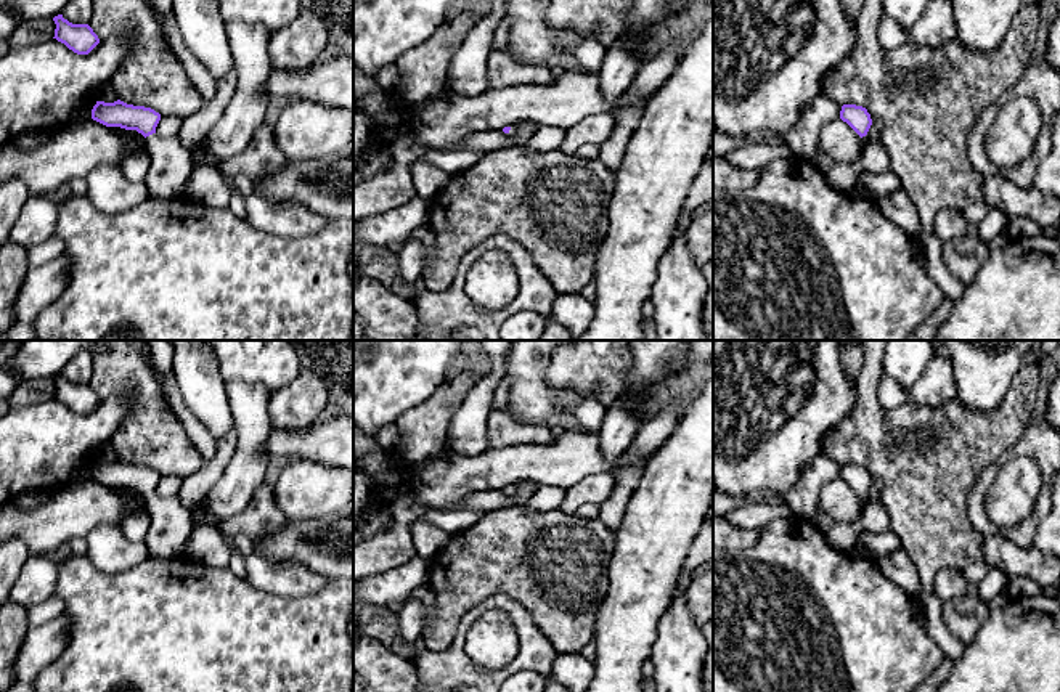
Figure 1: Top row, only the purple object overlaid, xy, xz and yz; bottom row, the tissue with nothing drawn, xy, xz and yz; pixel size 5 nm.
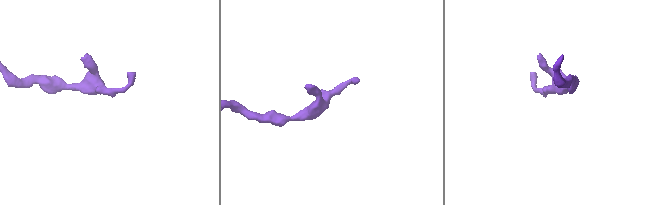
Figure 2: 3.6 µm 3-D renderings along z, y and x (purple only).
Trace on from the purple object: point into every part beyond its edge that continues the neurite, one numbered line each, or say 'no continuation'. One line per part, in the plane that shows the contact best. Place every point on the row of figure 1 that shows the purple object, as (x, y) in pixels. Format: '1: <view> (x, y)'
1: xy (171, 162)

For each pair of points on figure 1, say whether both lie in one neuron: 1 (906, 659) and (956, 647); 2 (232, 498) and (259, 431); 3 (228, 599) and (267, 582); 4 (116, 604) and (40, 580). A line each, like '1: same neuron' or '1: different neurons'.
1: different neurons
2: same neuron
3: different neurons
4: different neurons

